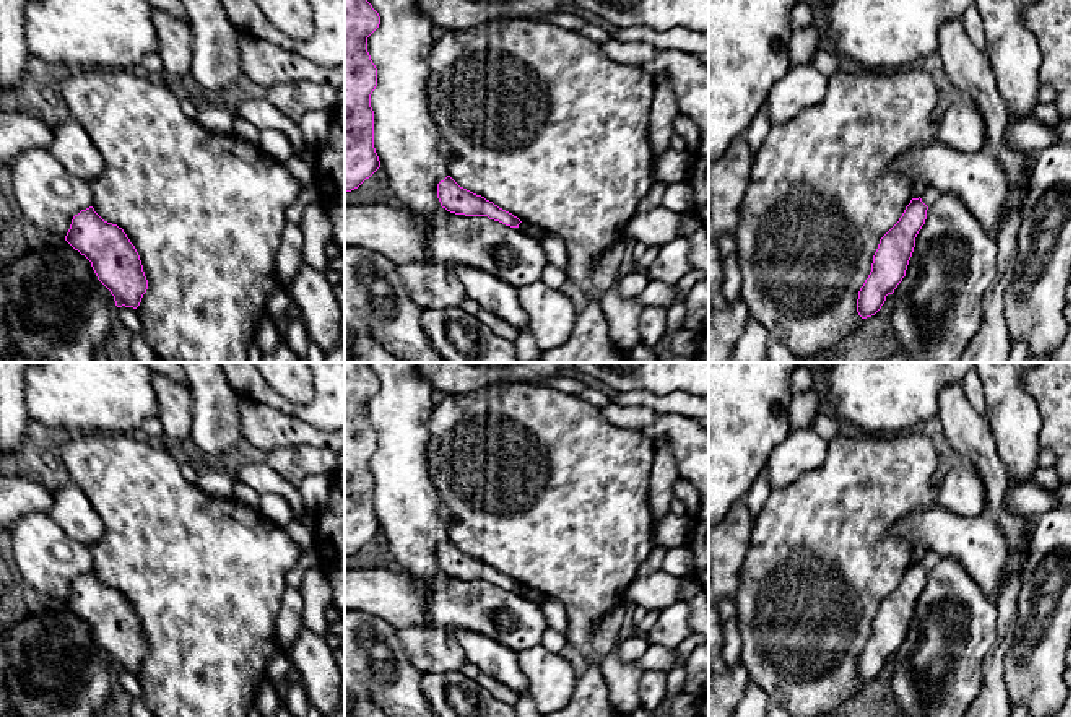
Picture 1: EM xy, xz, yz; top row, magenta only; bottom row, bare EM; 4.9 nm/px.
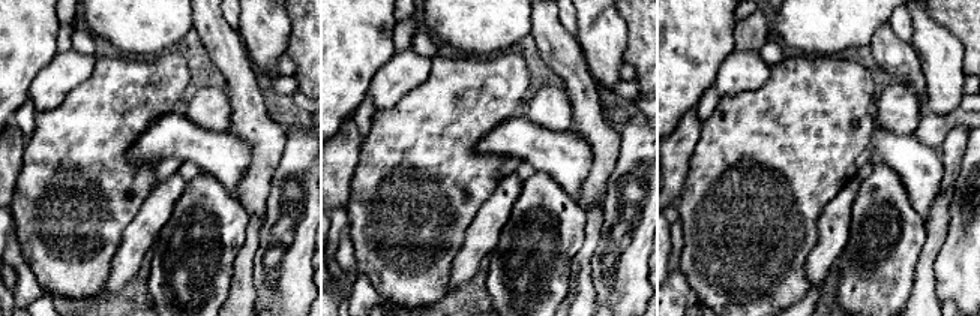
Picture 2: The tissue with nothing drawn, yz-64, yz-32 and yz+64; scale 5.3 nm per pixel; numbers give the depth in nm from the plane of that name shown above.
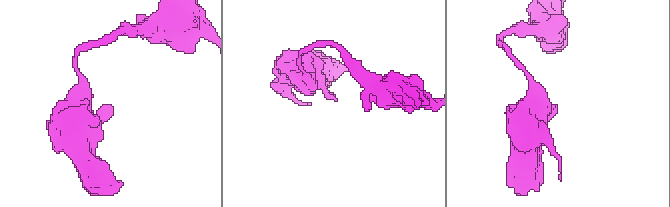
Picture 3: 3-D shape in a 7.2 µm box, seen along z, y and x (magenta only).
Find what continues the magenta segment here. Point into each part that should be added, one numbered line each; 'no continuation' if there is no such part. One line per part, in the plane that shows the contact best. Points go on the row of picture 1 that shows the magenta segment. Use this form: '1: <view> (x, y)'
no continuation

